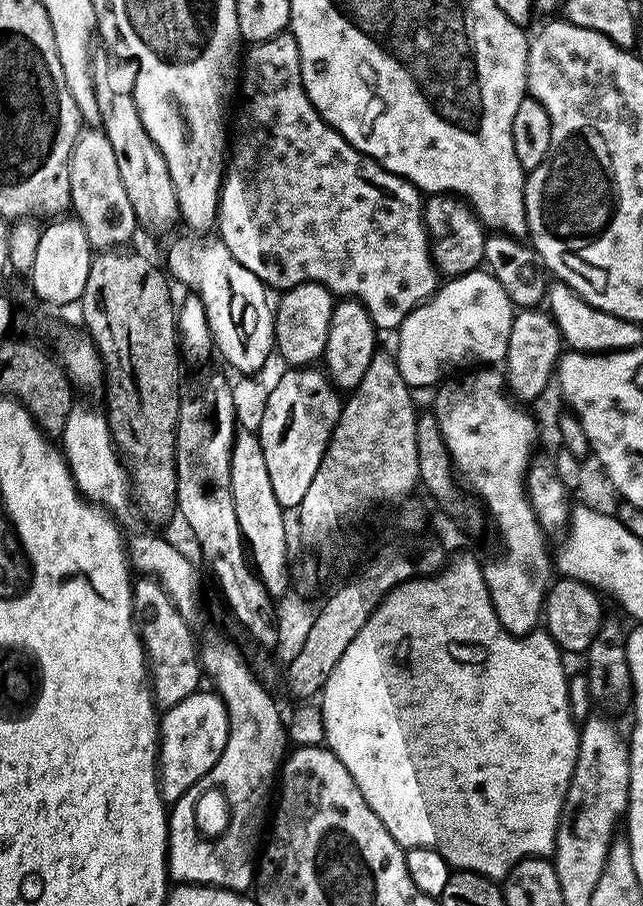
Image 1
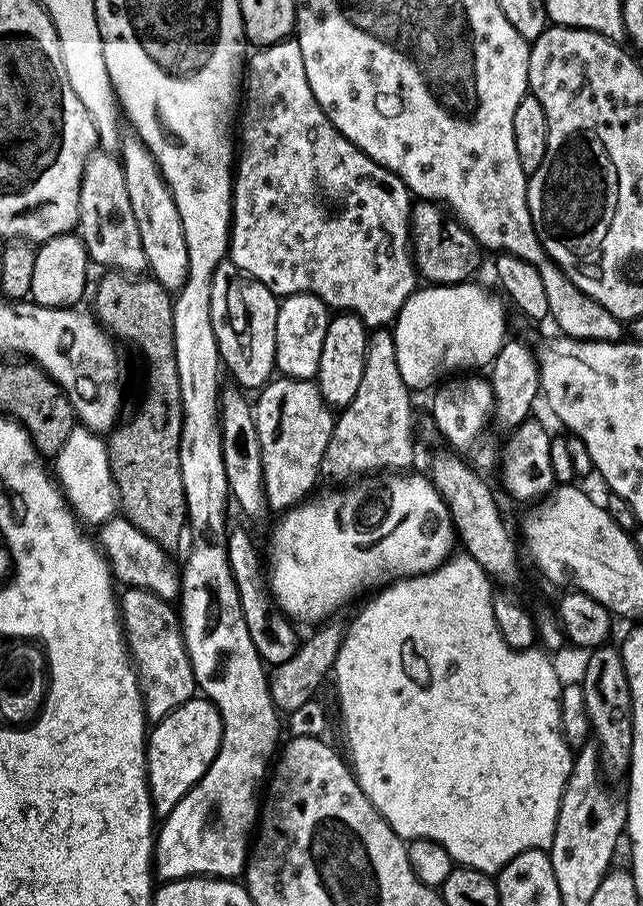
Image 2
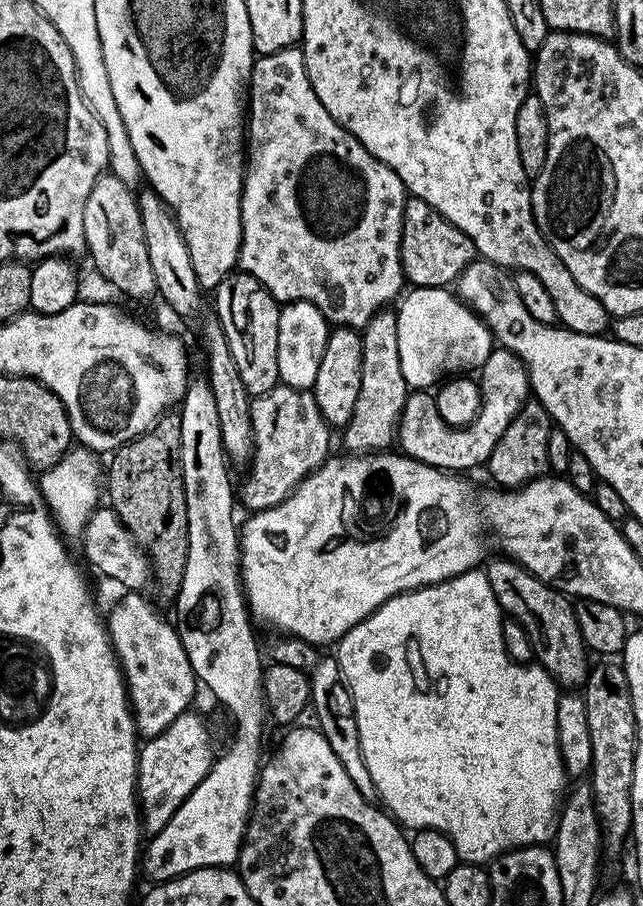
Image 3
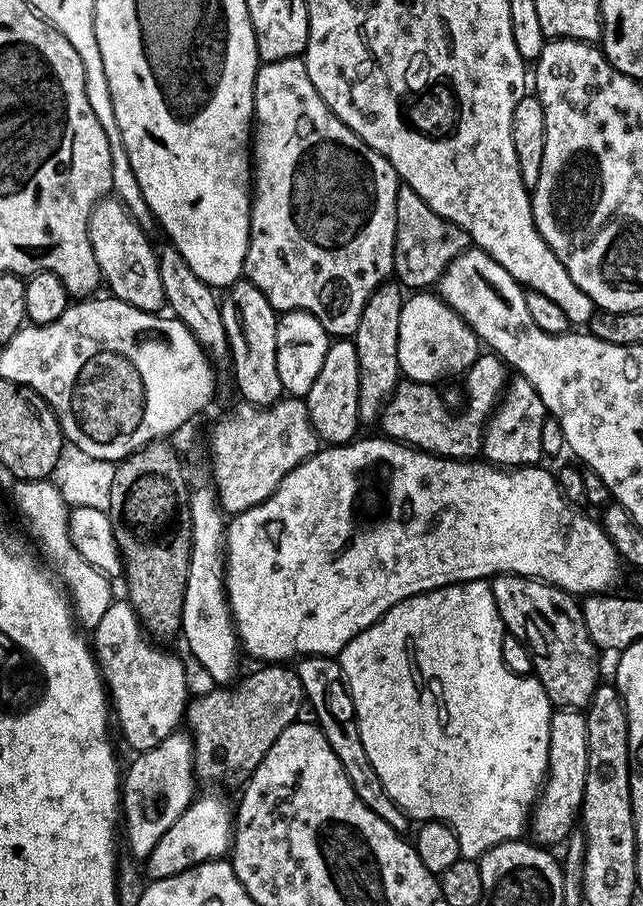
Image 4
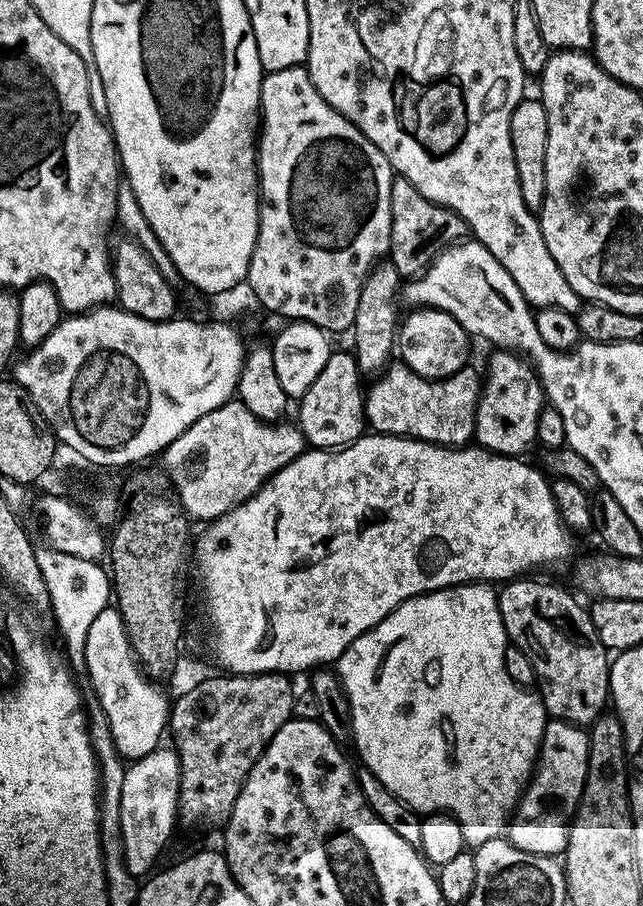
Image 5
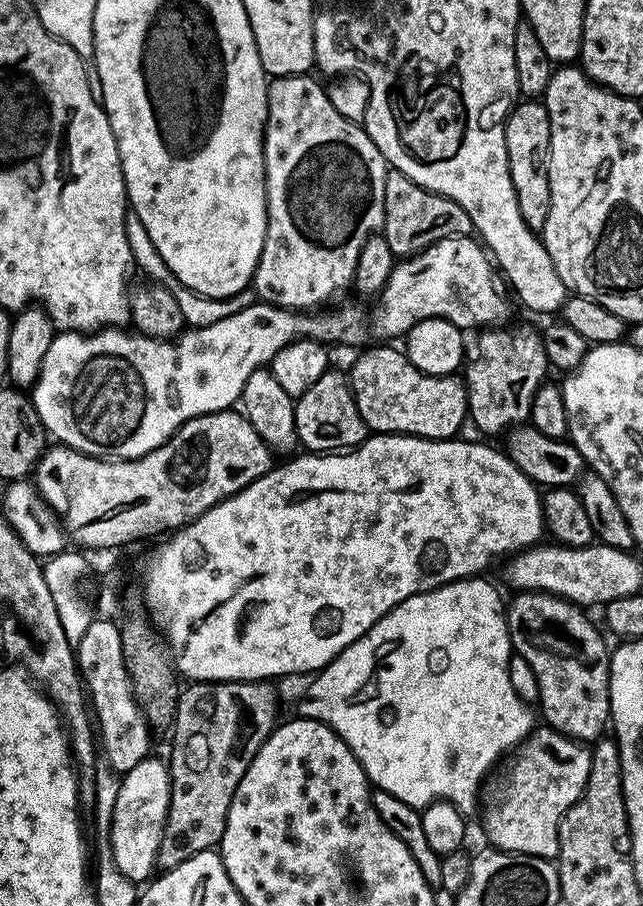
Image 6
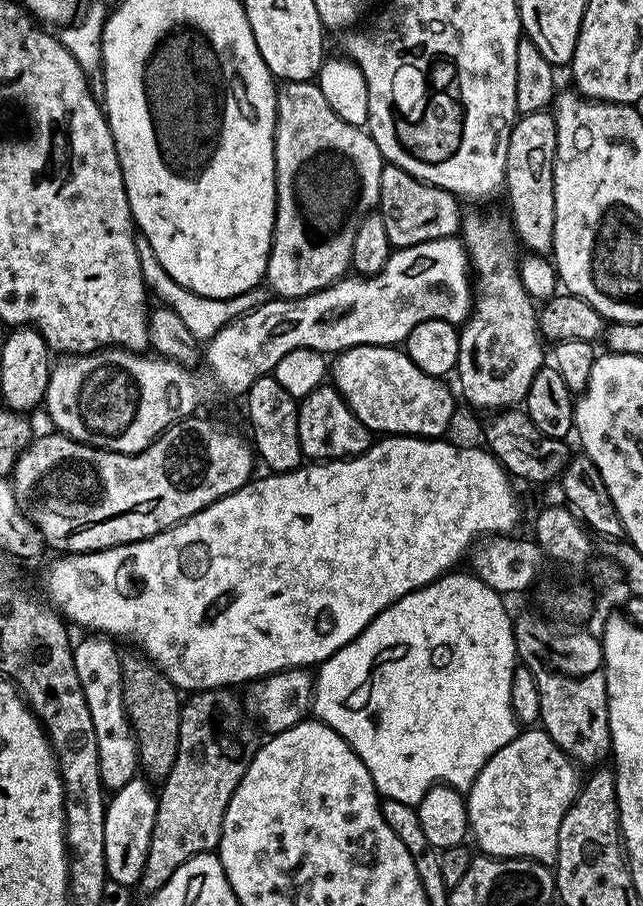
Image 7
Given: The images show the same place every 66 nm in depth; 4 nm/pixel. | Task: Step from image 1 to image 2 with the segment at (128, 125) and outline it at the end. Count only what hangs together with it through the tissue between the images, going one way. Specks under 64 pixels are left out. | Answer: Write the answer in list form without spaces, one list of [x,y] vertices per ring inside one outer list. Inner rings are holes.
[[[134,134],[121,139],[118,159],[126,178],[126,194],[130,194],[130,206],[134,209],[134,222],[138,222],[142,250],[146,250],[148,272],[151,279],[157,280],[169,294],[175,294],[188,281],[188,247],[172,191],[168,189],[150,150],[146,150],[144,143]]]

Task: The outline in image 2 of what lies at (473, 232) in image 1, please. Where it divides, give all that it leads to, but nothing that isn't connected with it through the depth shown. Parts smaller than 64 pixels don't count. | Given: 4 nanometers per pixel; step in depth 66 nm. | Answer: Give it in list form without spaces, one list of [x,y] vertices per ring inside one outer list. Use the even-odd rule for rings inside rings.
[[[417,199],[412,206],[410,225],[410,247],[412,263],[416,266],[419,279],[429,285],[463,284],[471,281],[480,268],[480,243],[470,234],[470,230],[457,226],[451,219],[444,220],[445,209],[439,203]]]

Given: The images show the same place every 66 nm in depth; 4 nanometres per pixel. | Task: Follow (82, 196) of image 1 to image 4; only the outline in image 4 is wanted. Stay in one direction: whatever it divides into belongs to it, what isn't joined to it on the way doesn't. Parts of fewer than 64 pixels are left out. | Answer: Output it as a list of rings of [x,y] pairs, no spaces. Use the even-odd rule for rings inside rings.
[[[115,198],[98,201],[88,219],[88,233],[106,288],[108,284],[107,291],[122,302],[130,302],[130,306],[138,306],[138,310],[159,313],[166,304],[162,274],[158,274],[160,257],[157,249],[152,249],[152,244],[148,241],[149,233],[140,229],[123,202]]]

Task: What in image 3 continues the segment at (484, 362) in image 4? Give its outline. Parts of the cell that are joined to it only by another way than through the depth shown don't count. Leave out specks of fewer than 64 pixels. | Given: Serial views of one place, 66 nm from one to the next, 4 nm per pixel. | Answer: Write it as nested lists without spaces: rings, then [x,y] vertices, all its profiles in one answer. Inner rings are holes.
[[[499,346],[493,347],[490,358],[486,358],[484,365],[478,369],[478,383],[480,409],[472,423],[463,426],[444,421],[442,414],[438,414],[436,398],[431,391],[409,391],[396,425],[399,451],[418,462],[426,462],[453,474],[468,474],[471,468],[483,469],[506,426],[510,426],[518,410],[528,403],[530,389],[526,366],[513,352]]]

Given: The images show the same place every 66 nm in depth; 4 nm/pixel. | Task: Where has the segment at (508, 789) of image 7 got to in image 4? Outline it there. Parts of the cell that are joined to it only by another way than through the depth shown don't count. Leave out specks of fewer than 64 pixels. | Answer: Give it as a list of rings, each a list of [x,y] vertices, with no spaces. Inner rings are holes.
[[[556,708],[552,714],[548,775],[530,809],[530,836],[541,846],[563,845],[573,835],[572,823],[577,823],[580,803],[584,800],[586,786],[586,715],[575,708]]]

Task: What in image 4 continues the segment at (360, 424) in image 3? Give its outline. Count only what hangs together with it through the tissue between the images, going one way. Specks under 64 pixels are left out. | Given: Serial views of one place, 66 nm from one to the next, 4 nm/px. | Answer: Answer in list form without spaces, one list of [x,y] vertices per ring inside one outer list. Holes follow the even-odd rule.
[[[385,282],[379,284],[366,306],[362,306],[362,318],[358,318],[354,337],[358,350],[358,414],[361,421],[379,421],[382,405],[402,379],[398,362],[398,322],[402,322],[405,299],[399,283]]]

